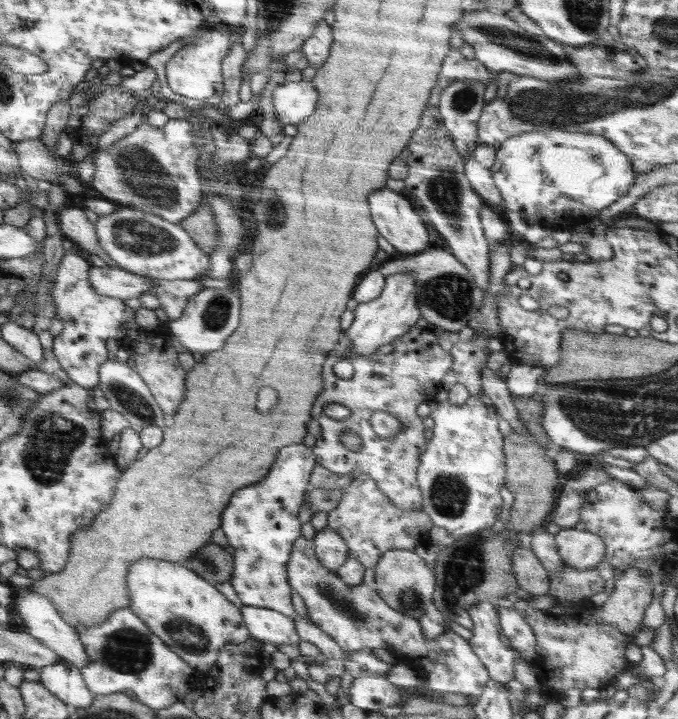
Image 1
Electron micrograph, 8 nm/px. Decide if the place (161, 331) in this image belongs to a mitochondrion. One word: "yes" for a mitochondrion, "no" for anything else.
no

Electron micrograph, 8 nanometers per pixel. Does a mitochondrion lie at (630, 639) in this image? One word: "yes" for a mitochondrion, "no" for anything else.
no

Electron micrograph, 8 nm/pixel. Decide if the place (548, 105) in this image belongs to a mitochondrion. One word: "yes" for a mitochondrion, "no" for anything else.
yes

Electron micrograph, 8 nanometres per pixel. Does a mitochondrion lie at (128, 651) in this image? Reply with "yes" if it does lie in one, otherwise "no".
yes

